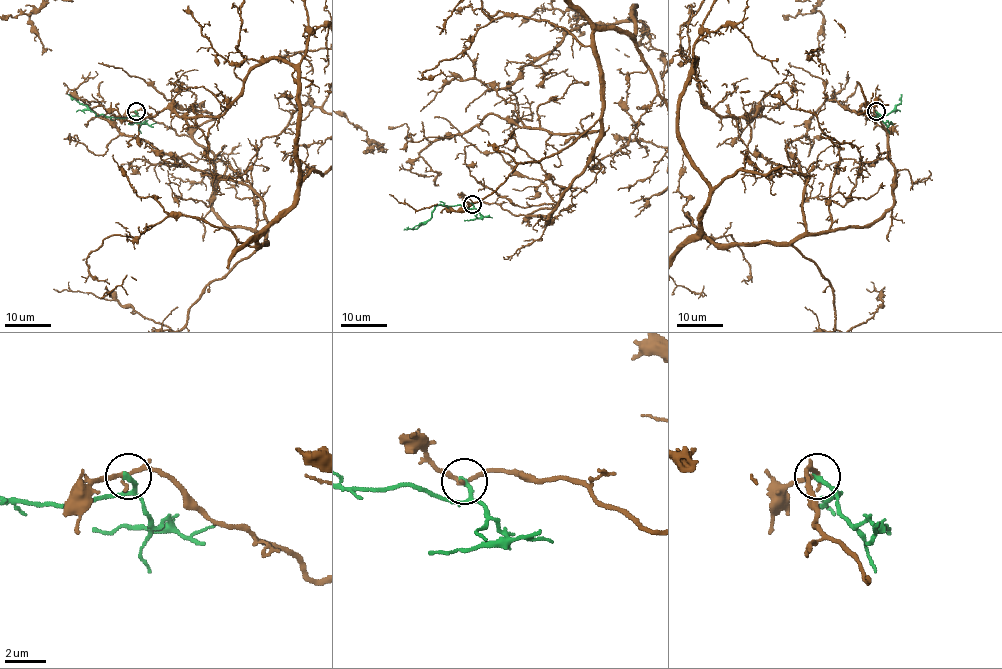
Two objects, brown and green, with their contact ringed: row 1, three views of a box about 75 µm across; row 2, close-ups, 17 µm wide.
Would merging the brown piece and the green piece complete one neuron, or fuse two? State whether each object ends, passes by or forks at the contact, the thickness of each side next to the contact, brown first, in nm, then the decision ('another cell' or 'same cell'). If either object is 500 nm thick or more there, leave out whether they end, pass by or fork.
brown passes by; green ends there; 220 nm thick on the brown side, 240 nm on the other; another cell

